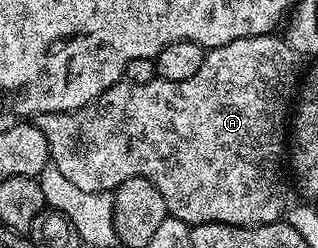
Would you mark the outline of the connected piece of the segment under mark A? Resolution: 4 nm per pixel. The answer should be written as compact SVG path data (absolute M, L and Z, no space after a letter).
M272 33L270 35L254 35L248 39L238 39L237 41L229 41L229 45L221 45L220 47L210 48L204 54L203 64L201 69L197 69L197 73L193 77L189 77L189 81L165 81L158 77L153 78L147 84L133 84L126 81L114 83L109 89L105 89L105 93L101 93L101 97L94 99L89 105L85 105L79 112L72 113L69 111L62 111L61 113L49 113L48 115L40 115L37 119L37 125L41 129L41 133L45 133L45 141L49 141L49 151L51 153L51 163L57 168L61 169L61 173L65 173L65 177L69 177L69 181L73 181L73 185L77 185L77 189L85 189L89 193L97 193L98 191L104 193L114 192L116 187L120 187L126 179L133 177L145 177L149 181L153 181L153 185L157 185L157 189L161 189L161 197L165 197L165 205L167 206L167 214L170 218L180 219L189 224L196 223L224 223L225 225L233 225L234 227L260 227L261 225L269 225L270 223L278 223L284 218L285 212L289 206L287 200L287 179L289 183L289 175L285 170L285 160L289 155L289 116L293 111L293 100L297 95L297 88L301 83L301 71L299 75L299 63L301 63L300 56L295 54L292 47L287 44L286 38L280 37L278 34Z

